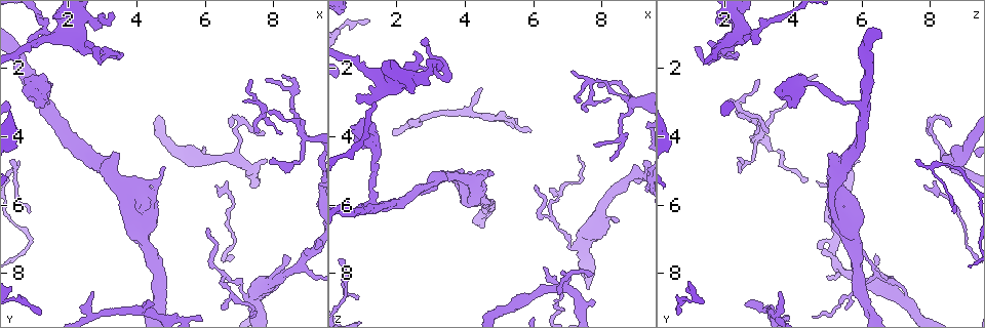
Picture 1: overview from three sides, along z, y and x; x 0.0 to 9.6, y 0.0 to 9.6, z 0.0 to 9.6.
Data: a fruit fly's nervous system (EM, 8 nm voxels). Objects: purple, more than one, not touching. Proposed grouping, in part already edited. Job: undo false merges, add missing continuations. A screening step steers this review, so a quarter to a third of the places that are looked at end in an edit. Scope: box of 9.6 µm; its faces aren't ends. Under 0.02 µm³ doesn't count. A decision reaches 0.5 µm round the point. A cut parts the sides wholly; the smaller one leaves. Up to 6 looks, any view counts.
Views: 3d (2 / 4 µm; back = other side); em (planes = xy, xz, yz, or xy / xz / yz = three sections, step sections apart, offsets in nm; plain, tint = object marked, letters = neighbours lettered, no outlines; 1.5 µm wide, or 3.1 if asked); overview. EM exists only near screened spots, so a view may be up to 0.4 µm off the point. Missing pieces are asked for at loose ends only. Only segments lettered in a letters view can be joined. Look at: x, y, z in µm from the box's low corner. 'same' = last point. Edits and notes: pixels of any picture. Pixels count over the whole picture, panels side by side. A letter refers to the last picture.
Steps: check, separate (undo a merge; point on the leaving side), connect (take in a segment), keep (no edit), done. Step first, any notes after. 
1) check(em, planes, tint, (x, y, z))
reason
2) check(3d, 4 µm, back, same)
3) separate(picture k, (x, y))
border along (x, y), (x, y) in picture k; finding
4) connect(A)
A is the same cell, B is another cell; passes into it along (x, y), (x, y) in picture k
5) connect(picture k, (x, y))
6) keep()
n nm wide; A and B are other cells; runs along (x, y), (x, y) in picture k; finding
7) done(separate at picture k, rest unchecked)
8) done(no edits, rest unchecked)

check(em, planes, tint, (2.95, 1.60, 2.00))

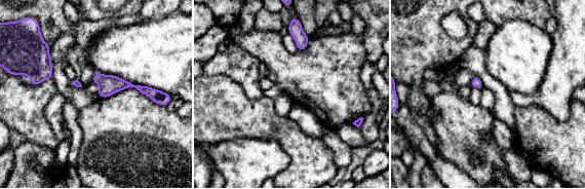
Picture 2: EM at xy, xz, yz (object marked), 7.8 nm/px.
check(em, planes, letters, same)
see the neighbours

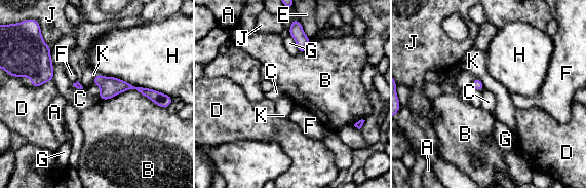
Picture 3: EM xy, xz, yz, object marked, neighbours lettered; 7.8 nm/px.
keep()
A, B, C, D, E, F, G, H, J and K are other cells; border along (51, 62), (53, 79) in picture 3; one cell here

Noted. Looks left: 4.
check(3d, 4 µm, (1.40, 1.00, 2.75))

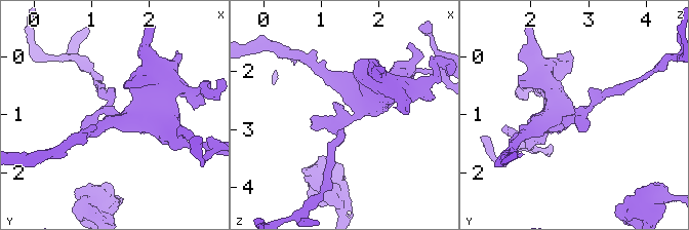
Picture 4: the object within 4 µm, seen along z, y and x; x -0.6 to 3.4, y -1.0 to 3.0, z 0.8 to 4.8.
check(em, 3.1 µm, xy, step 8, tint, (1.45, 1.00, 2.70))

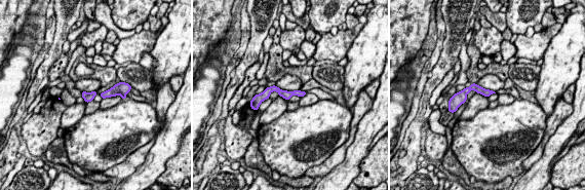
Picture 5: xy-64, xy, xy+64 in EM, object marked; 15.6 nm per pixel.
check(em, 3.1 µm, planes, letters, same)
cut it another way

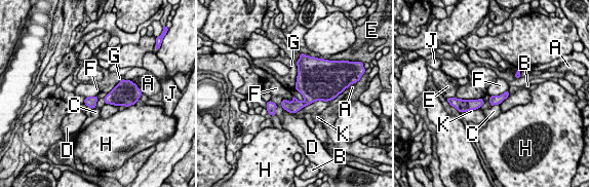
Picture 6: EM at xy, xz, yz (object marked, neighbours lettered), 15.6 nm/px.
keep()
160 nm wide; A, B, C, D, E, F, G, H, J and K are other cells; border along (508, 89), (499, 95), (490, 96) in picture 6; one cell here

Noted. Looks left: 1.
done(no edits, rest unchecked)

